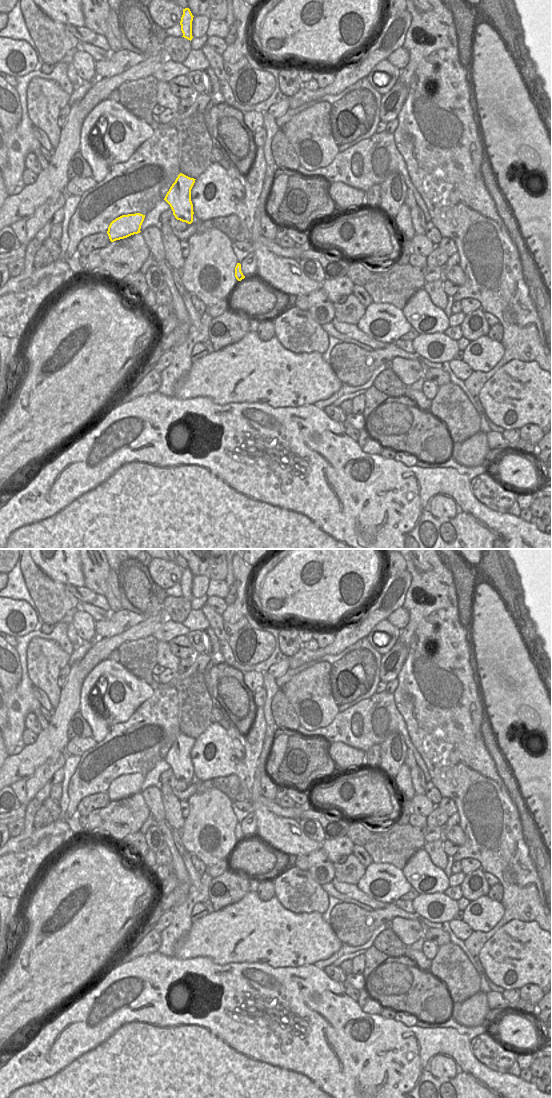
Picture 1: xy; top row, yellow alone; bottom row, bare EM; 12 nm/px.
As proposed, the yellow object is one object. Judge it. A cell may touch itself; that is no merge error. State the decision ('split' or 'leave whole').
leave whole

